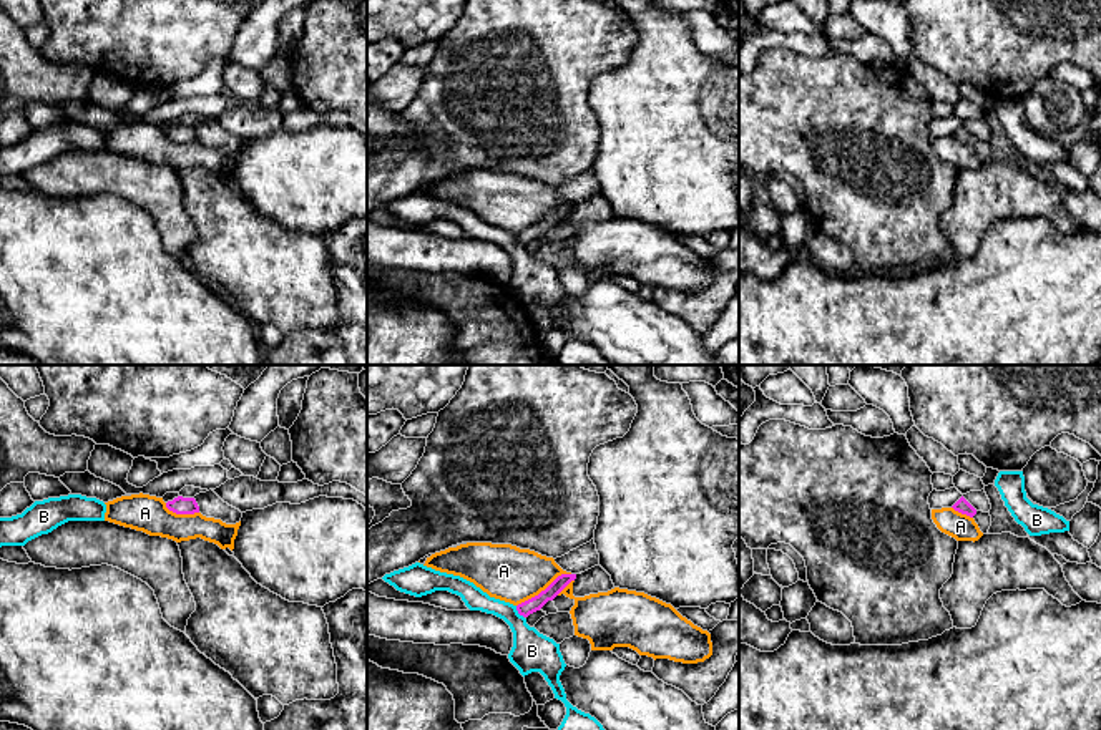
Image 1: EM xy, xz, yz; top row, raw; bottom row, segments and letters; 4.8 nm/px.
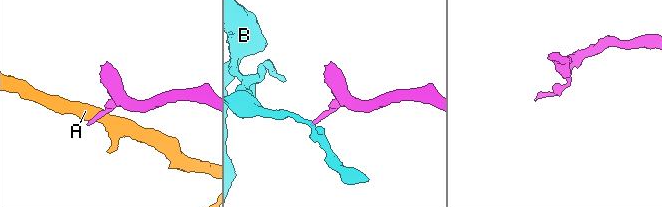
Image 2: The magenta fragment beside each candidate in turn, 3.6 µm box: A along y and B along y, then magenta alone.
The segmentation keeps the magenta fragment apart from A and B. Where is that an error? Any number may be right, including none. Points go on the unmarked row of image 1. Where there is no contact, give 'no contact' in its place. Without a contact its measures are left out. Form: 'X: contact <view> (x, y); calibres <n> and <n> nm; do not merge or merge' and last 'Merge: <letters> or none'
A: contact xz (545, 218); calibres 70 and 260 nm; do not merge
B: contact xz (518, 241); calibres 70 and 190 nm; do not merge
Merge: none

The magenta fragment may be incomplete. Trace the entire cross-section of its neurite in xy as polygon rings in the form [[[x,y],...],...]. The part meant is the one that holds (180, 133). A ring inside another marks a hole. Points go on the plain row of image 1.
[[[178,124],[166,131],[166,136],[176,143],[194,143],[199,141],[199,134],[194,126]]]

